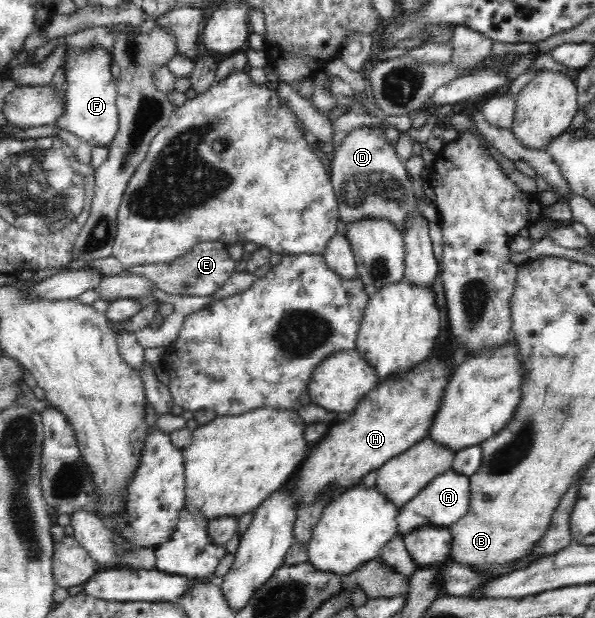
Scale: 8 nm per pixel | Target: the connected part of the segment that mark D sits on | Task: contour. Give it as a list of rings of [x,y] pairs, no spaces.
[[[374,129],[351,130],[333,154],[331,167],[329,178],[337,198],[340,221],[348,226],[362,219],[386,219],[394,223],[403,238],[406,221],[420,212],[418,203],[413,201],[414,190],[405,163],[398,158],[391,143]]]

